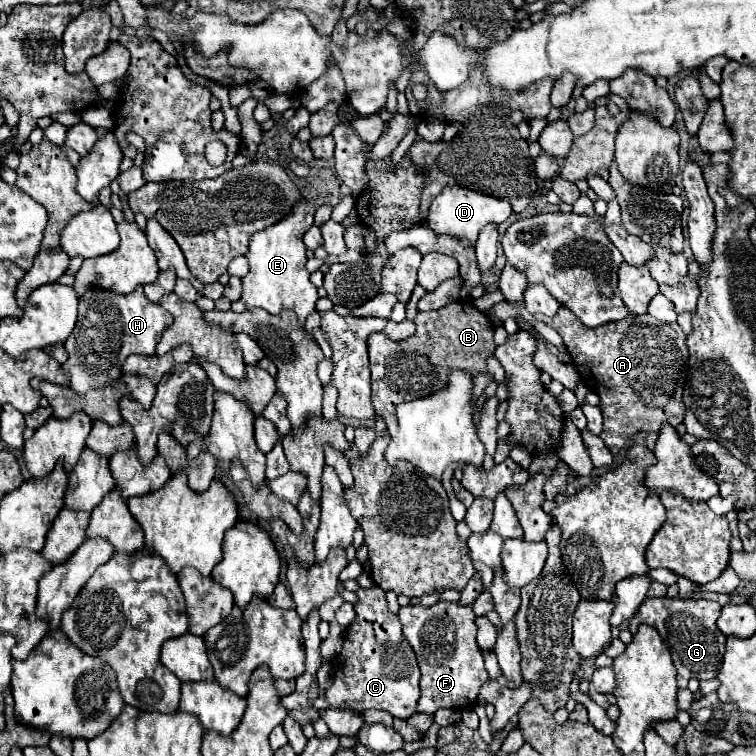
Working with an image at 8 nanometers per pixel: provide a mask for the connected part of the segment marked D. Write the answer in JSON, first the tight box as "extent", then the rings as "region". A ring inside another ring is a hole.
{"extent":[426,185,512,243],"region":[[[448,185],[448,187],[442,189],[440,195],[436,195],[432,199],[426,223],[436,235],[444,235],[446,233],[446,235],[454,235],[454,237],[468,239],[468,241],[474,243],[478,233],[480,233],[480,229],[484,225],[488,225],[486,219],[504,223],[510,215],[512,215],[512,207],[504,199],[488,197],[484,193],[476,193],[472,189],[464,189],[464,187],[458,187],[458,185]]]}

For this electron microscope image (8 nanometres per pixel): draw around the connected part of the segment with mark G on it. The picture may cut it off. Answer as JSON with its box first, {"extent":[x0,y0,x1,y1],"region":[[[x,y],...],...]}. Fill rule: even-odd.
{"extent":[630,597,726,689],"region":[[[656,597],[646,599],[636,617],[630,621],[630,633],[636,633],[640,623],[652,625],[662,635],[664,643],[668,645],[674,665],[678,669],[678,687],[686,689],[688,679],[714,679],[722,667],[726,635],[716,627],[716,619],[720,615],[720,605],[716,601],[706,599],[670,599],[670,597]]]}

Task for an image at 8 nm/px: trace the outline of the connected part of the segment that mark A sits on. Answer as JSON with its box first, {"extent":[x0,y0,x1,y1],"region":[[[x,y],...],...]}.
{"extent":[538,307,688,455],"region":[[[560,307],[554,317],[538,315],[538,321],[554,327],[558,335],[564,339],[564,345],[572,357],[574,367],[578,369],[582,381],[590,391],[600,397],[600,411],[604,415],[604,429],[600,439],[606,443],[612,455],[618,455],[624,449],[632,435],[658,431],[664,421],[670,425],[680,425],[686,413],[682,391],[686,383],[686,367],[688,367],[688,349],[686,349],[686,335],[678,323],[662,323],[652,315],[628,315],[620,321],[610,321],[600,327],[586,327],[582,325],[572,311]]]}

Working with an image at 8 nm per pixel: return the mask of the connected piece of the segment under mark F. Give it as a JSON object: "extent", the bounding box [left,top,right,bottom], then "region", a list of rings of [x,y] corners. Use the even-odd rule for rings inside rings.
{"extent":[398,601,488,713],"region":[[[438,601],[432,607],[424,607],[416,603],[400,607],[398,617],[422,671],[418,711],[436,713],[442,707],[460,711],[474,707],[480,687],[488,681],[488,673],[484,669],[482,649],[476,643],[476,615],[472,605]]]}

